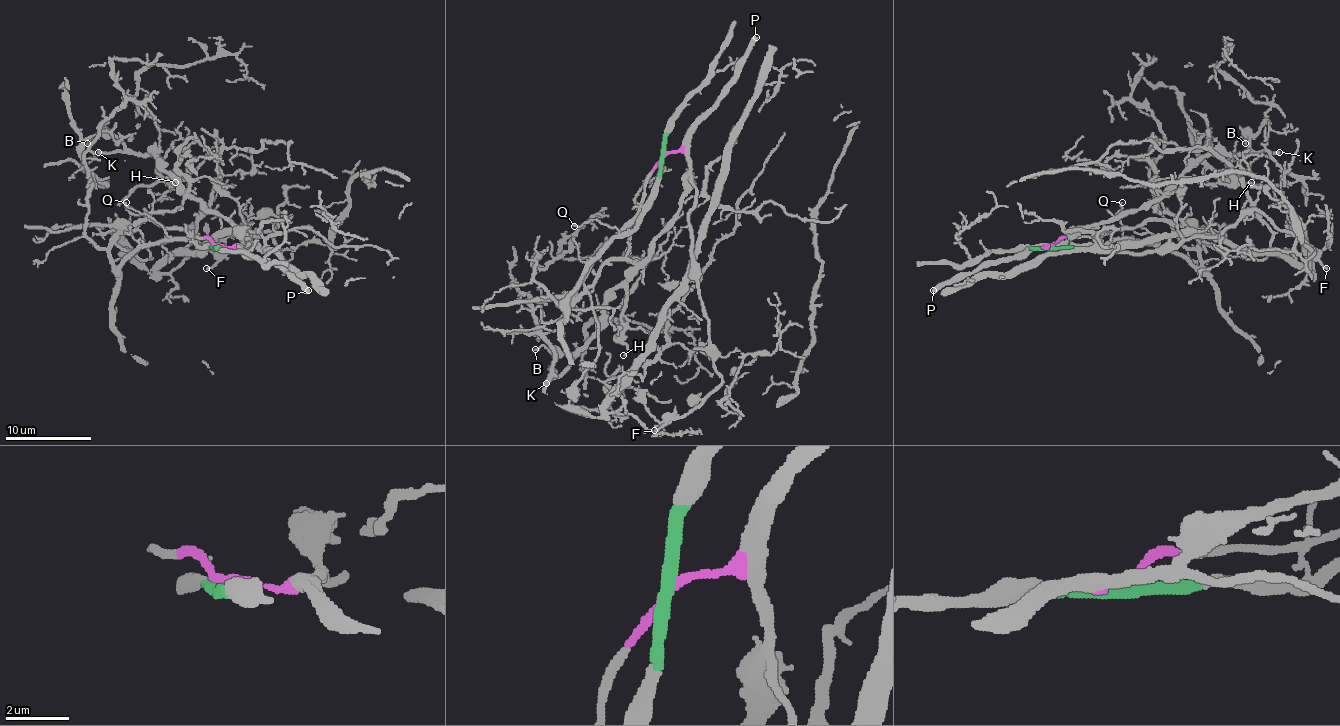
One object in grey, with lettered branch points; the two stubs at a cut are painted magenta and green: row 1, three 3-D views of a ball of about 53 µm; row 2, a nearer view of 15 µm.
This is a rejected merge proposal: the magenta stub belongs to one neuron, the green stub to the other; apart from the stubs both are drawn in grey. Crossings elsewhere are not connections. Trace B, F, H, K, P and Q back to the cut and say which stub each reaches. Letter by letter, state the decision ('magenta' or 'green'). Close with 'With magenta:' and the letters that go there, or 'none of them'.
B: magenta
F: magenta
H: magenta
K: magenta
P: magenta
Q: green
With magenta: B, F, H, K, P

